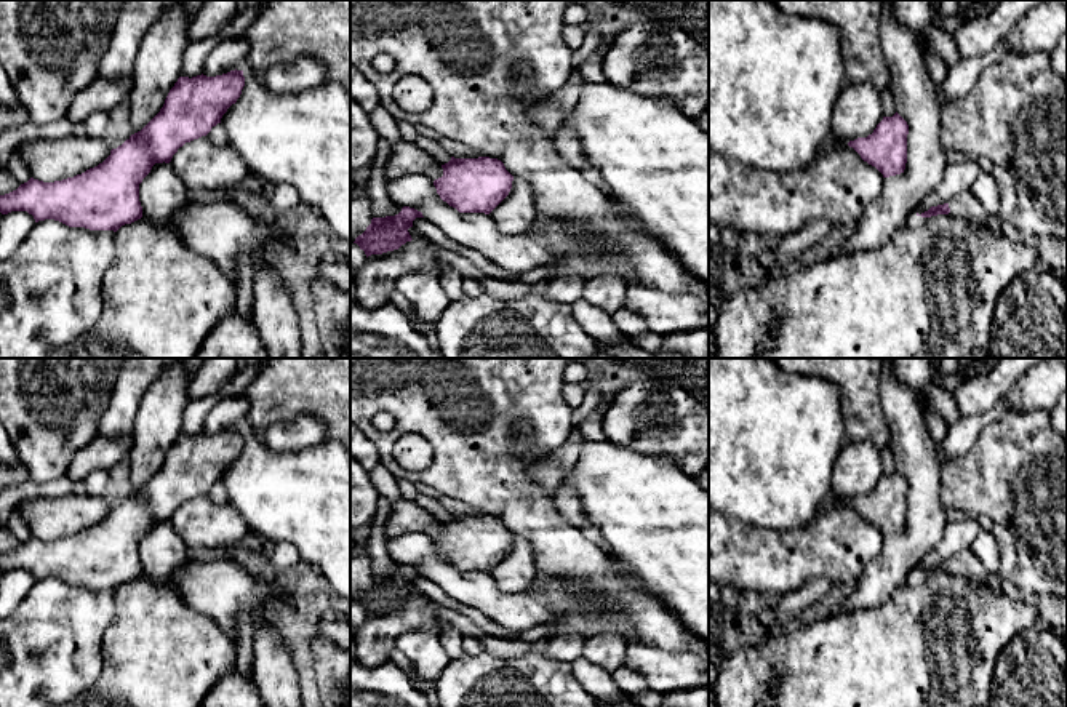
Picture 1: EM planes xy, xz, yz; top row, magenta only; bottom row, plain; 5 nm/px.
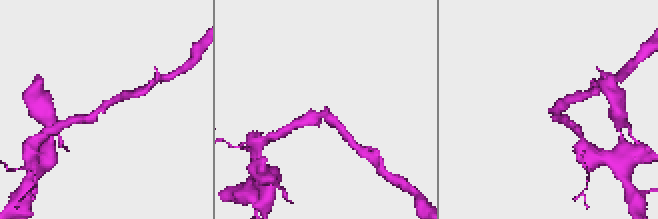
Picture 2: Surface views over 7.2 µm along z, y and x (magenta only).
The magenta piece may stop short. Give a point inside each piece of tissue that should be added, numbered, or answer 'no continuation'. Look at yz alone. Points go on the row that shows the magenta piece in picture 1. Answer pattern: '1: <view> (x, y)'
1: yz (965, 207)

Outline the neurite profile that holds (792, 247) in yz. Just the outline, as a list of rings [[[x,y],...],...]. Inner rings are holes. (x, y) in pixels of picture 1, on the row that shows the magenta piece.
[[[813,221],[798,229],[793,234],[787,234],[781,238],[777,251],[777,264],[790,270],[801,266],[801,258],[806,251],[813,250],[814,245],[832,230],[827,221]]]

